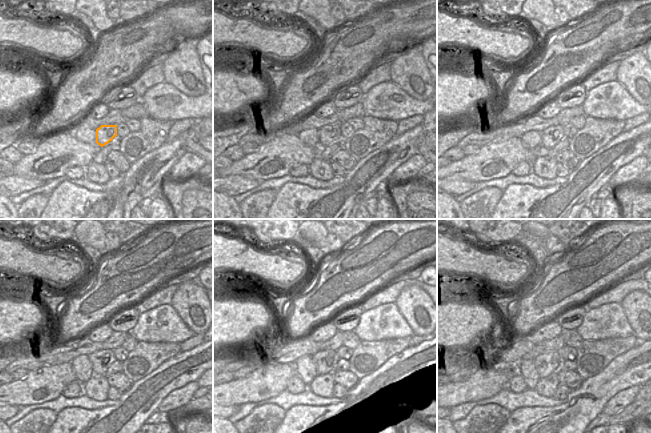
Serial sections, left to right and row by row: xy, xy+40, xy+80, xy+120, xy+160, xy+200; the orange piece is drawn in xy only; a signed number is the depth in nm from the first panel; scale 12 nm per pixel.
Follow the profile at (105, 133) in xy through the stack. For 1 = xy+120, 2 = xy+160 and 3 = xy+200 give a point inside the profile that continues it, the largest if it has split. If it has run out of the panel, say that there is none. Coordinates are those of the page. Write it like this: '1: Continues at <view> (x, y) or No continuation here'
1: Continues at xy+120 (101, 360)
2: Continues at xy+160 (324, 360)
3: Continues at xy+200 (547, 363).

